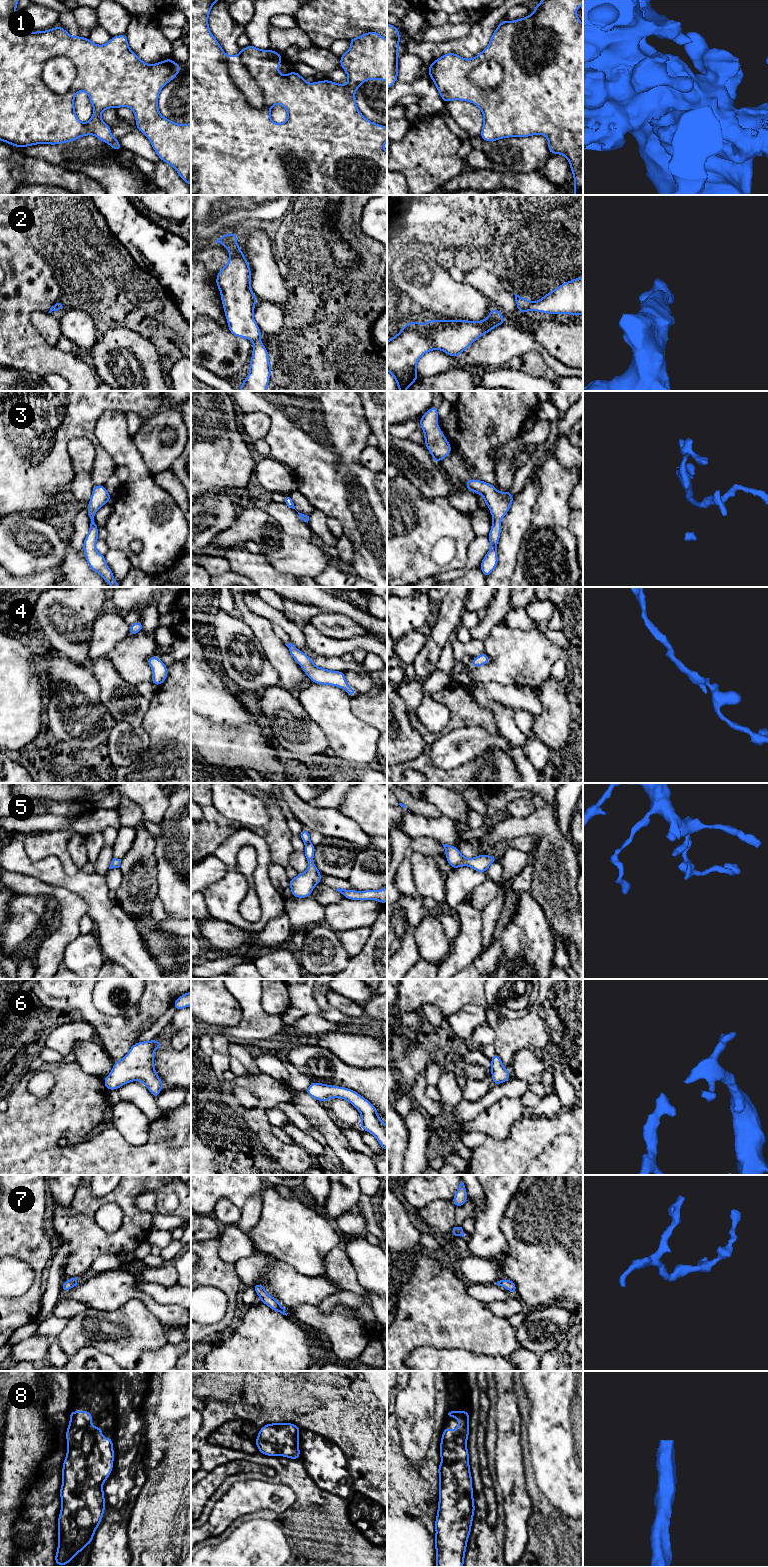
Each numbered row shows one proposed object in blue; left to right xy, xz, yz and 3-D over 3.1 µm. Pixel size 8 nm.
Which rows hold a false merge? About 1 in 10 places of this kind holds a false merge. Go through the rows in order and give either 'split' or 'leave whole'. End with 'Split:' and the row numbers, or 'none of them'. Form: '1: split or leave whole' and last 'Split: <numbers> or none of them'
1: split
2: leave whole
3: leave whole
4: leave whole
5: leave whole
6: leave whole
7: leave whole
8: leave whole
Split: 1

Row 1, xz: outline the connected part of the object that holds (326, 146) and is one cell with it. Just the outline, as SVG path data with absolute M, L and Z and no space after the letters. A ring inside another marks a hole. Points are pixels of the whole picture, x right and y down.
M191 0L191 195L387 195L387 152L383 147L384 143L387 141L387 127L380 124L373 123L372 121L369 121L368 119L366 119L359 111L356 105L356 98L355 98L356 90L359 89L360 86L366 80L387 81L387 39L385 39L378 32L372 31L372 32L366 32L357 38L352 38L349 40L351 44L349 50L340 56L340 66L346 72L349 79L348 82L344 85L335 83L330 80L307 83L304 80L304 77L299 75L294 70L286 75L281 75L279 72L279 64L283 61L282 54L279 54L271 49L268 49L268 50L258 49L251 44L246 48L240 49L240 54L239 54L240 60L242 61L244 66L250 71L250 73L252 74L252 77L256 80L265 98L264 106L261 109L254 109L248 104L244 94L240 91L240 89L236 86L236 84L232 80L229 74L227 55L222 49L222 47L220 46L220 44L218 43L217 39L210 32L208 17L212 6L218 1L220 0ZM276 104L282 105L288 113L287 120L284 123L278 124L273 122L271 119L270 111L271 111L271 108Z

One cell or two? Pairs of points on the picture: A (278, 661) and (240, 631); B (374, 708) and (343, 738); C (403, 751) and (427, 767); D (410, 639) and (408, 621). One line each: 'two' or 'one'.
A: two
B: two
C: two
D: two

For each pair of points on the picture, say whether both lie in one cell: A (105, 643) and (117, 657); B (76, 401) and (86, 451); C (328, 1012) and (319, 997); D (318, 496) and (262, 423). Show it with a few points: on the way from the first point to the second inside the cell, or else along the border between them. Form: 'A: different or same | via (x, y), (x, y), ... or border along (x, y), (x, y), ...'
A: different | border along (128, 634), (105, 656)
B: different | border along (67, 443), (86, 437), (96, 455)
C: same | via (325, 1008), (321, 1001)
D: different | border along (255, 411), (270, 419), (270, 429), (263, 438)

